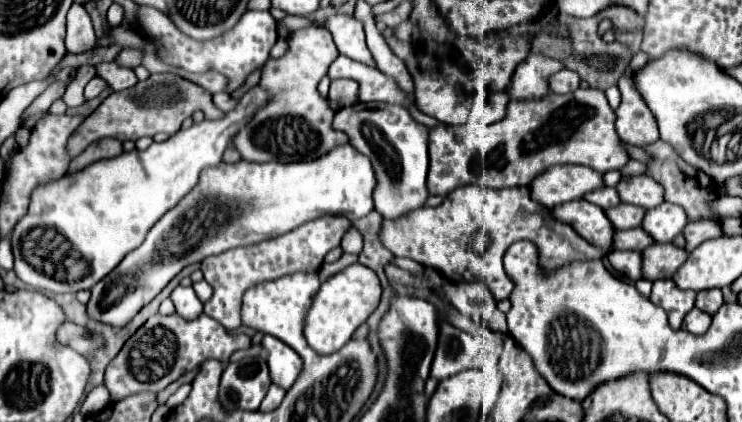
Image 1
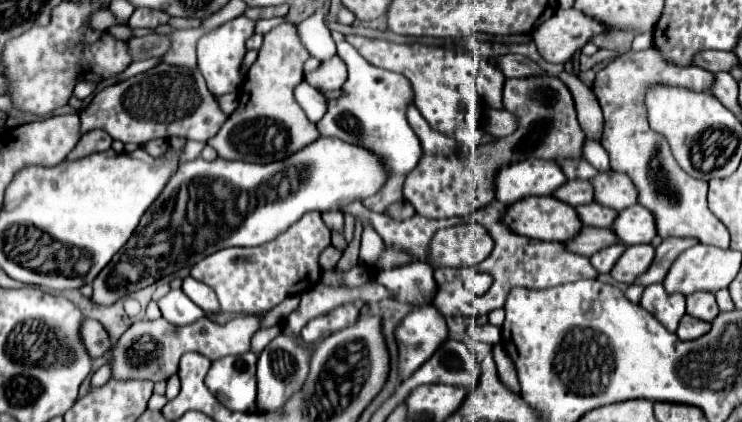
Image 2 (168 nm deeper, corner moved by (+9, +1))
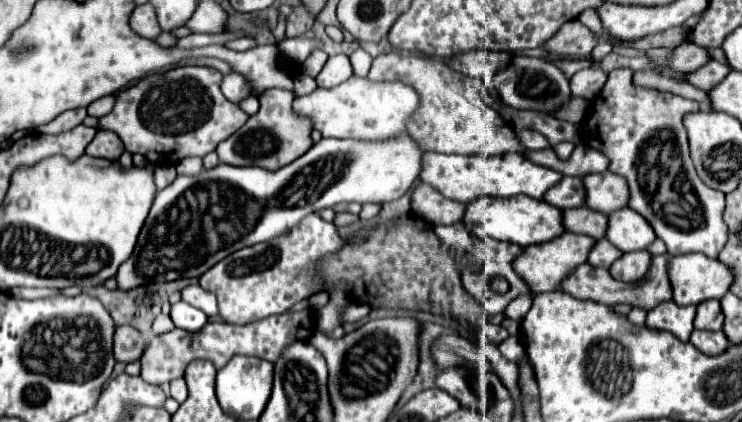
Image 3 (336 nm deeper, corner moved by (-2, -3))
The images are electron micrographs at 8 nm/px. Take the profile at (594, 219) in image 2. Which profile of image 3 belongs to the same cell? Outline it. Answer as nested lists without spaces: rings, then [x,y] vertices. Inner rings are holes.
[[[587,207],[567,209],[567,211],[563,211],[563,227],[569,233],[603,239],[603,231],[607,229],[607,217],[603,213],[587,209]]]

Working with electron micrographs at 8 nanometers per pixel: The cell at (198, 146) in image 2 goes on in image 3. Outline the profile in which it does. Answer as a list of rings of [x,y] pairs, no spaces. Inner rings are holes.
[[[187,157],[187,159],[181,159],[175,165],[175,169],[179,175],[199,175],[203,169],[203,163],[201,163],[201,157]]]

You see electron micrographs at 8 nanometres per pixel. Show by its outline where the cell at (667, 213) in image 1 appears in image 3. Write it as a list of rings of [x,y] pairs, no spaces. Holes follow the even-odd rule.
[[[629,207],[609,213],[605,237],[623,253],[647,249],[647,245],[655,241],[655,233],[651,231],[651,225]]]

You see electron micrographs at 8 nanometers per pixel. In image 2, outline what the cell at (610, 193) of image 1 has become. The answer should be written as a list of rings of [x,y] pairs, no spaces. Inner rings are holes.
[[[568,181],[564,187],[560,187],[560,191],[556,191],[554,197],[572,207],[578,207],[594,201],[594,187],[590,181]]]

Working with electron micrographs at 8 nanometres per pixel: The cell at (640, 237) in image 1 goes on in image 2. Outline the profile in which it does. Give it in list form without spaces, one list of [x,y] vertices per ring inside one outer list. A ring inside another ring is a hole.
[[[584,227],[584,231],[580,231],[580,235],[576,239],[572,239],[572,243],[566,243],[566,247],[574,253],[590,257],[596,251],[606,249],[616,243],[618,243],[618,237],[614,231],[598,229],[598,227]]]

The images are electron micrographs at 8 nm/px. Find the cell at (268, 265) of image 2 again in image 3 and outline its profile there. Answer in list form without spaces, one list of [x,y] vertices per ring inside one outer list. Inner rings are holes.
[[[311,213],[285,235],[231,253],[205,271],[199,277],[199,285],[217,295],[219,315],[223,321],[235,325],[261,321],[265,317],[285,313],[295,303],[317,293],[321,289],[321,279],[313,273],[313,263],[323,255],[337,251],[343,243],[345,241],[339,237],[333,223],[323,221],[317,213]]]

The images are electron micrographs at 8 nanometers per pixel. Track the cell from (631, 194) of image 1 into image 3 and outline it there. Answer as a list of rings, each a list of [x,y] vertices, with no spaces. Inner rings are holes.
[[[609,171],[597,175],[585,175],[585,207],[609,215],[627,203],[627,181]]]

